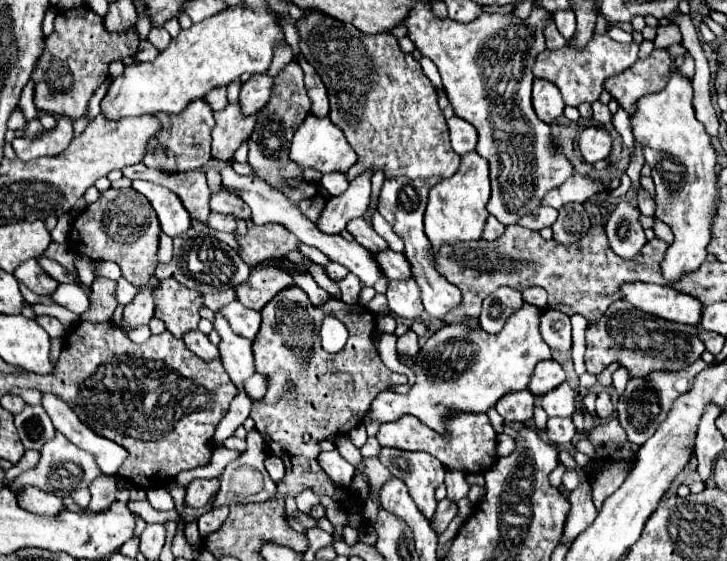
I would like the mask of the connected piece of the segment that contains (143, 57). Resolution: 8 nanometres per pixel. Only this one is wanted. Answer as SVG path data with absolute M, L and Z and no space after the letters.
M144 40L140 43L138 52L133 56L133 58L140 62L153 61L158 54L159 51L150 42Z

